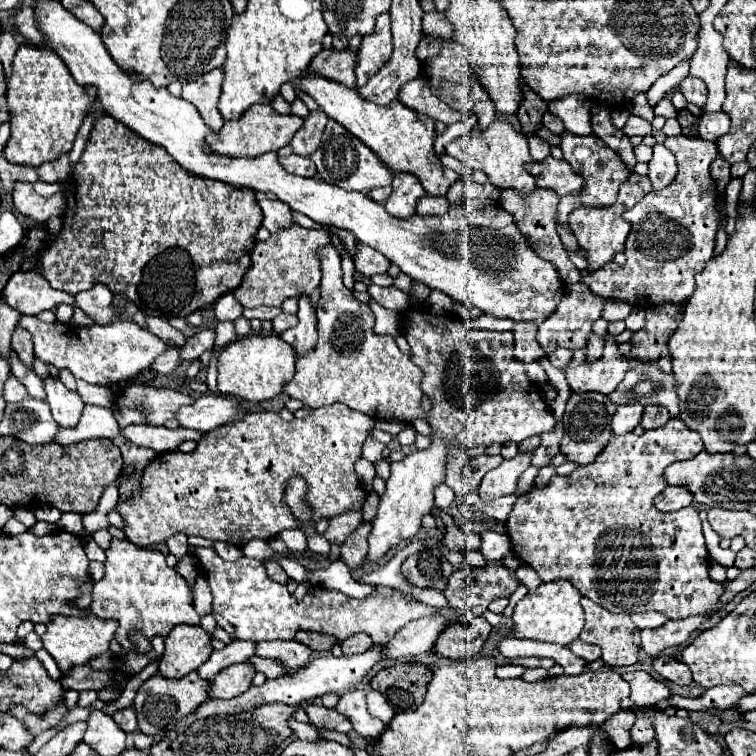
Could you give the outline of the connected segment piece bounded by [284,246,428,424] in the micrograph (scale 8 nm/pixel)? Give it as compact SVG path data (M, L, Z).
M334 246L322 250L322 284L318 302L318 344L296 362L296 374L284 386L284 394L298 398L306 408L320 408L342 402L374 420L394 420L412 424L414 420L428 420L422 412L420 400L424 396L420 382L422 370L400 352L392 336L374 334L374 314L368 304L358 302L342 284L340 256Z

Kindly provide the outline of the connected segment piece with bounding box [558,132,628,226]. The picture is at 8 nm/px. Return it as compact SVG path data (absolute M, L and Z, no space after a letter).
M564 132L560 148L564 152L564 160L572 166L572 170L584 178L582 194L570 194L566 198L560 198L560 204L558 204L558 222L568 226L568 214L574 208L580 208L580 206L606 208L606 206L612 206L616 202L616 198L618 198L620 184L628 178L628 168L618 158L618 154L612 148L608 148L598 136L574 136L574 134Z

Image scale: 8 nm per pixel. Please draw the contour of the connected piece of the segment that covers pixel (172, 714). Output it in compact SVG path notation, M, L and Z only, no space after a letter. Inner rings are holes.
M196 672L188 674L186 678L180 678L180 680L168 680L168 678L154 674L150 680L146 680L140 686L140 690L134 698L134 710L138 716L138 730L146 736L162 740L168 732L172 732L176 728L178 720L192 714L206 700L208 686L210 686L210 682L202 682Z

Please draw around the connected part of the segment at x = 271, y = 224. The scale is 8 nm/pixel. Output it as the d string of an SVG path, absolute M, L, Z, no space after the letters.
M256 192L256 200L258 200L258 206L262 208L262 214L264 214L262 226L268 228L270 232L278 232L278 230L294 224L292 214L284 202L270 200L270 198L266 198L264 192Z

